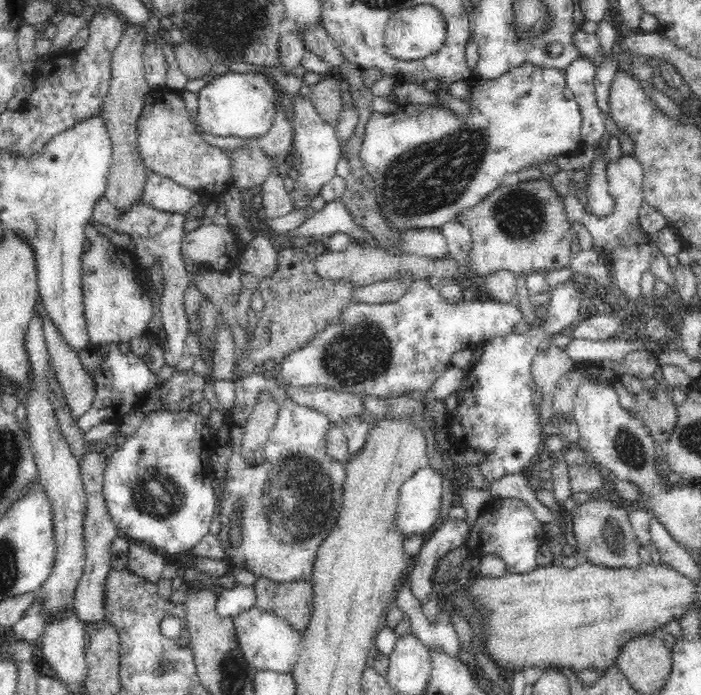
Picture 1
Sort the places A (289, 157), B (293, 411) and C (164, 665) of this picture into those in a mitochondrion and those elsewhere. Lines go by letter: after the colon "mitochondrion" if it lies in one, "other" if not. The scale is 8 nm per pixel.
A: other
B: other
C: mitochondrion

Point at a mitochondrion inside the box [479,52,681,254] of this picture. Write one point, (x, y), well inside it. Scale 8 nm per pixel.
(519, 215)

